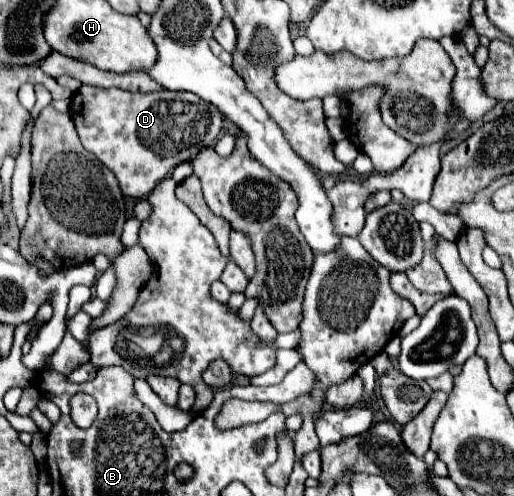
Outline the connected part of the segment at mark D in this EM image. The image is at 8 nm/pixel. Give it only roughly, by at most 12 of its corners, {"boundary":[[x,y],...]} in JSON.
{"boundary":[[83,85],[69,113],[143,199],[217,141],[213,105]]}

